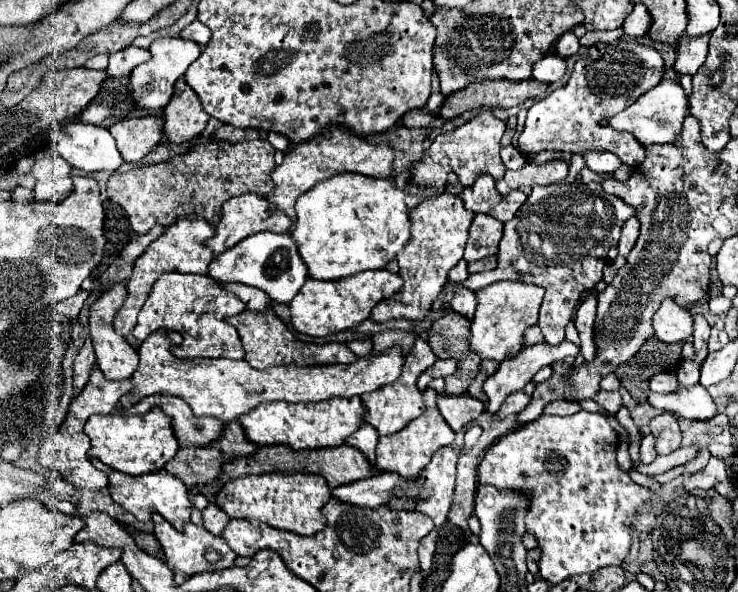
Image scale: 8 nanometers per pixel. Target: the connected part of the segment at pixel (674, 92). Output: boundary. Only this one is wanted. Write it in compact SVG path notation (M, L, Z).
M663 79L659 85L655 85L651 91L647 91L643 97L639 97L633 105L629 105L623 113L617 113L617 117L611 119L611 125L619 131L629 131L637 137L641 145L663 145L673 143L679 139L683 131L683 121L689 115L689 97L679 81Z

